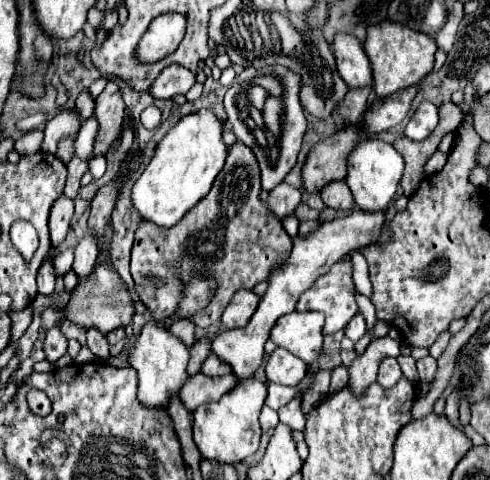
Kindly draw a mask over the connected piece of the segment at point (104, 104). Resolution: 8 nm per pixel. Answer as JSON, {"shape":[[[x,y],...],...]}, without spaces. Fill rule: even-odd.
{"shape":[[[109,82],[107,88],[97,96],[95,104],[95,116],[99,116],[99,144],[95,144],[95,156],[101,156],[103,148],[107,148],[107,144],[121,134],[125,116],[121,88],[115,82]]]}

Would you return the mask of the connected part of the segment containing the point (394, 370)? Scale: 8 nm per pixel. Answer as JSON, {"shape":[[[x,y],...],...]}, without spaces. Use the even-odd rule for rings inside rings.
{"shape":[[[385,358],[385,360],[381,362],[381,366],[379,366],[377,382],[379,382],[383,388],[393,388],[393,386],[399,382],[401,376],[403,376],[403,372],[401,372],[397,360],[395,360],[395,358]]]}

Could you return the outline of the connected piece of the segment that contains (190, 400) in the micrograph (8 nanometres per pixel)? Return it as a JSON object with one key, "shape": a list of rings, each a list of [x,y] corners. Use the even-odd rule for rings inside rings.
{"shape":[[[195,374],[187,380],[183,392],[181,392],[181,402],[187,406],[187,410],[193,410],[201,404],[207,402],[217,402],[223,394],[227,394],[229,390],[233,390],[237,386],[239,378],[235,374],[227,374],[227,376],[217,376],[217,378],[209,378],[205,374]]]}

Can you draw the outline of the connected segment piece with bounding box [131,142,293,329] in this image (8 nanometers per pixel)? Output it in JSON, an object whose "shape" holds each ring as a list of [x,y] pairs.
{"shape":[[[245,144],[229,148],[223,172],[215,178],[211,192],[171,228],[161,228],[143,220],[135,232],[131,252],[131,276],[135,280],[135,294],[147,306],[157,322],[177,320],[183,300],[183,288],[191,284],[193,276],[205,274],[217,282],[215,294],[209,304],[193,314],[187,314],[195,326],[207,329],[221,320],[231,296],[241,290],[253,290],[259,282],[267,282],[271,272],[285,264],[293,242],[283,230],[281,220],[269,210],[267,202],[259,198],[259,166],[253,152]]]}

